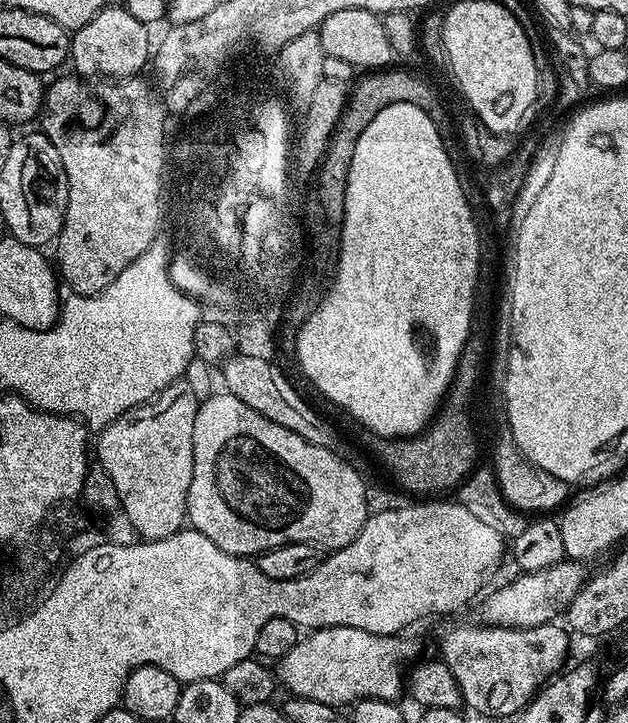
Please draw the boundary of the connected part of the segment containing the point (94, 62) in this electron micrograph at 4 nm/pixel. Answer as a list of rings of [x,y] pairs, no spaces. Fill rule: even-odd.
[[[113,6],[102,10],[86,26],[75,29],[70,36],[70,64],[84,78],[127,78],[143,73],[144,63],[150,60],[150,44],[148,48],[149,25],[138,22],[134,14],[130,14],[123,6]]]

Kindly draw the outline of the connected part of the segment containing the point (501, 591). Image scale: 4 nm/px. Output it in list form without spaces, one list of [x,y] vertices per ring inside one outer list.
[[[567,558],[558,561],[554,566],[543,568],[537,572],[520,572],[516,574],[509,584],[504,584],[501,588],[493,587],[487,593],[488,601],[484,604],[484,620],[490,624],[501,624],[503,628],[533,628],[539,624],[551,624],[557,619],[559,614],[567,613],[570,602],[578,594],[578,590],[586,579],[585,565],[578,560]]]

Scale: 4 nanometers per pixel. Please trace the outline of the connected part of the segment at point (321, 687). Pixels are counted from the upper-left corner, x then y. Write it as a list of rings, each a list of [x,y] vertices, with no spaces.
[[[350,626],[317,628],[301,635],[294,650],[275,665],[274,672],[291,695],[314,698],[314,702],[337,706],[351,706],[358,700],[396,702],[406,688],[406,669],[417,659],[416,644],[406,637],[370,634]]]

